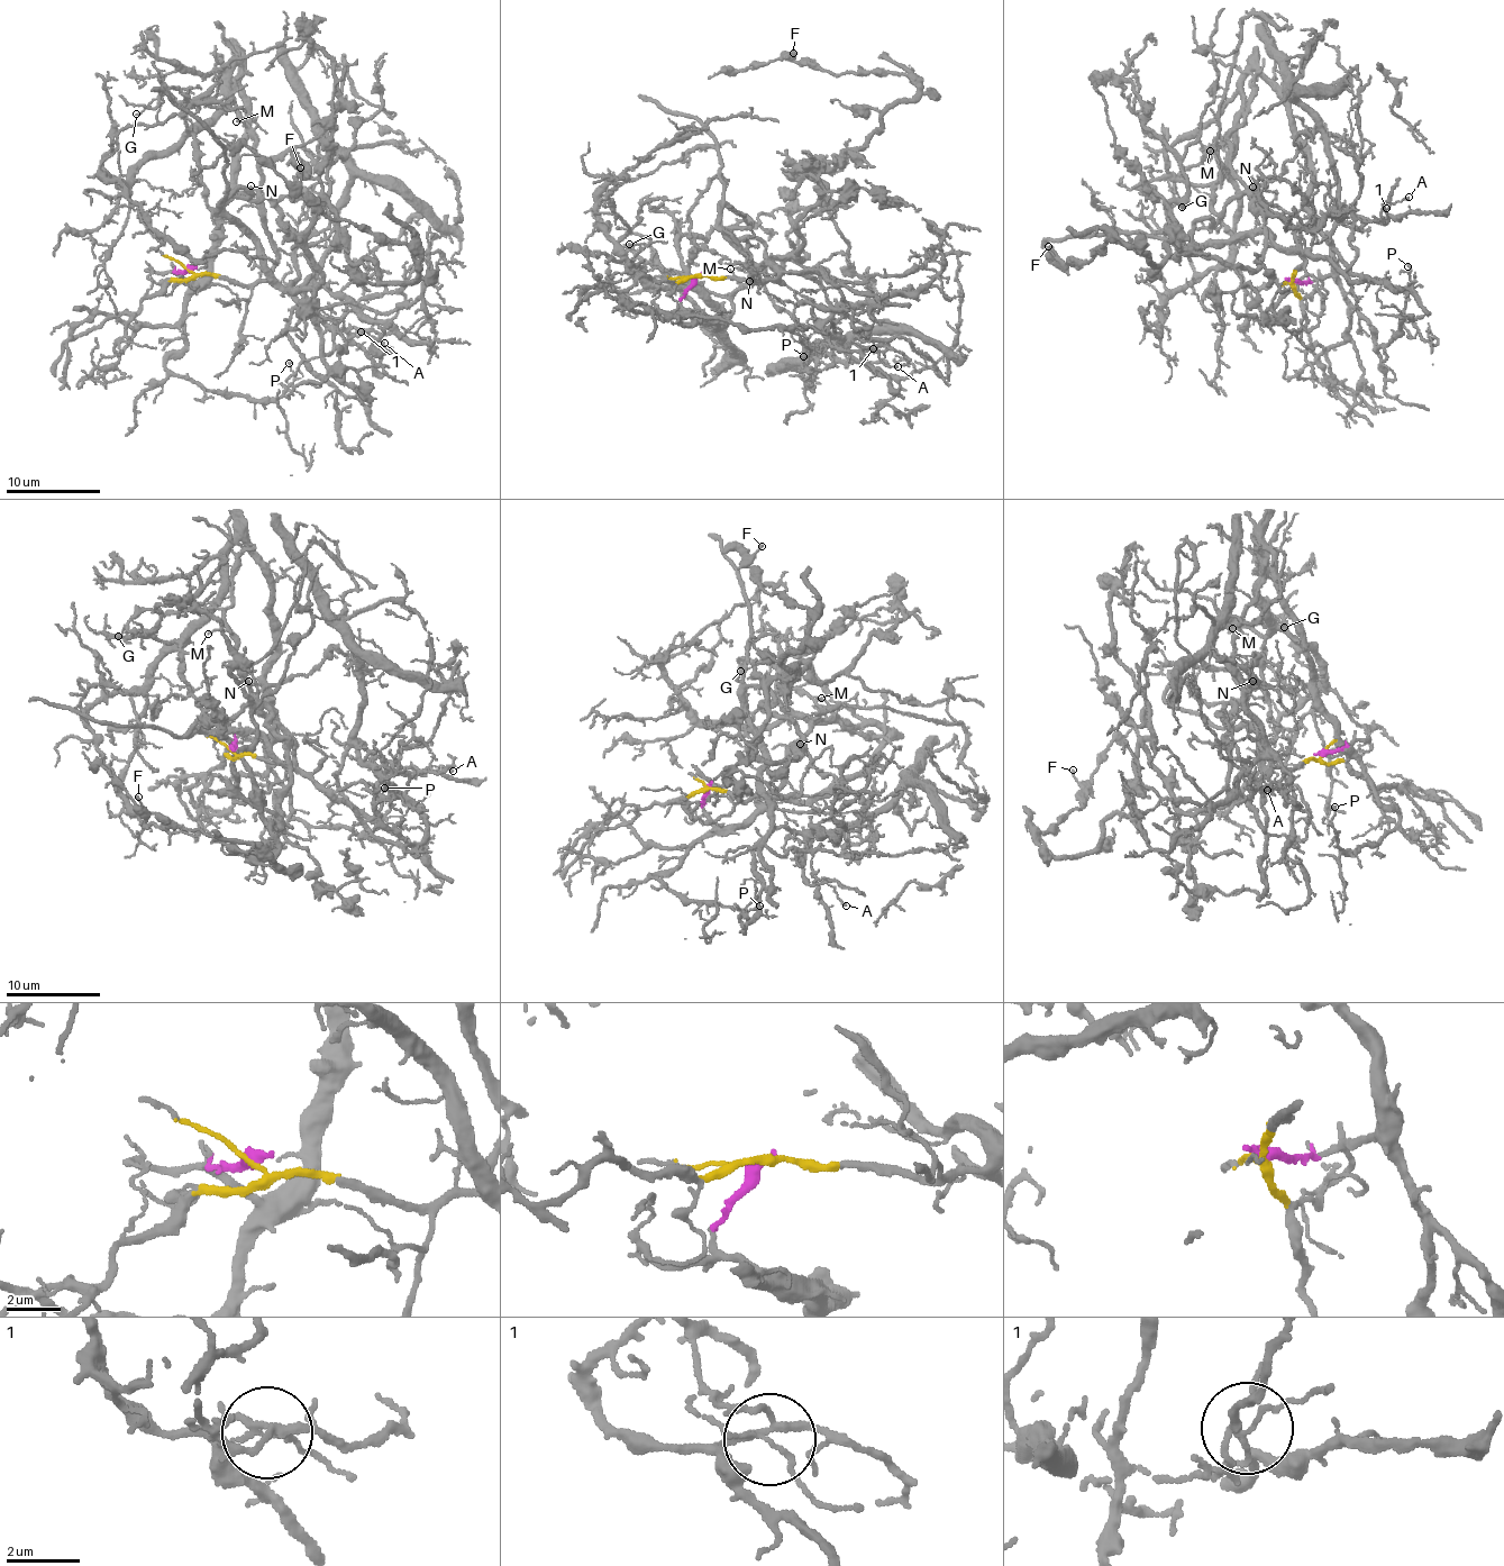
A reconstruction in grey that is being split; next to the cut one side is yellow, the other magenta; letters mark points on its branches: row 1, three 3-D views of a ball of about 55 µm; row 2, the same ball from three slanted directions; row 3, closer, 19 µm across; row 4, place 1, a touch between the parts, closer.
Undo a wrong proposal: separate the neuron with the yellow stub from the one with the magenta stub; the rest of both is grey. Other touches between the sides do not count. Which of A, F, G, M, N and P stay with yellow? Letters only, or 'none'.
A, F, G, M, N

